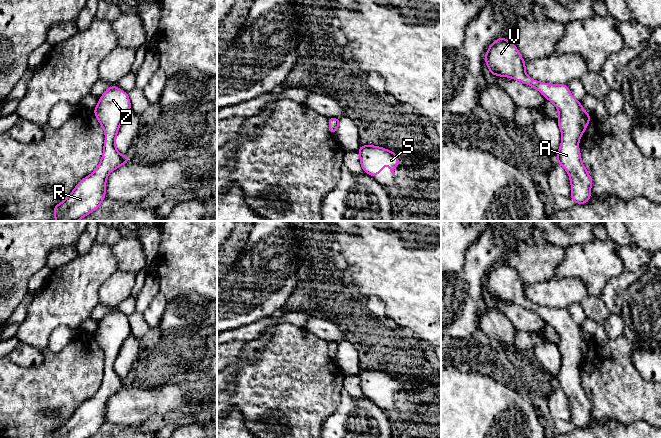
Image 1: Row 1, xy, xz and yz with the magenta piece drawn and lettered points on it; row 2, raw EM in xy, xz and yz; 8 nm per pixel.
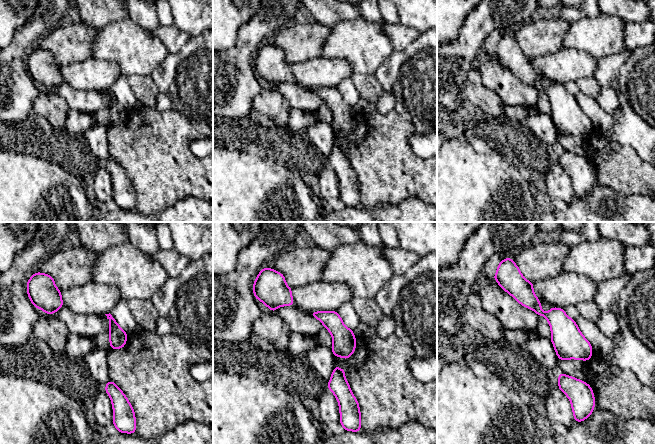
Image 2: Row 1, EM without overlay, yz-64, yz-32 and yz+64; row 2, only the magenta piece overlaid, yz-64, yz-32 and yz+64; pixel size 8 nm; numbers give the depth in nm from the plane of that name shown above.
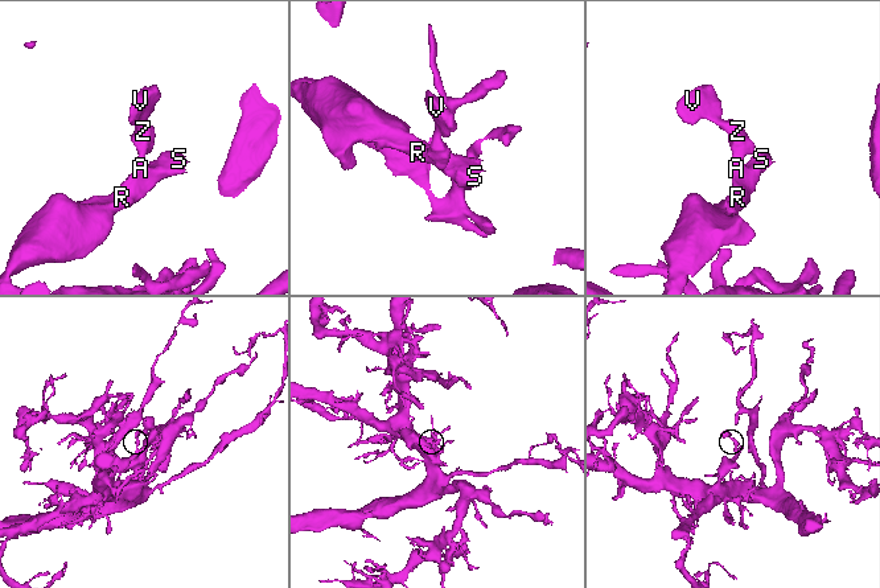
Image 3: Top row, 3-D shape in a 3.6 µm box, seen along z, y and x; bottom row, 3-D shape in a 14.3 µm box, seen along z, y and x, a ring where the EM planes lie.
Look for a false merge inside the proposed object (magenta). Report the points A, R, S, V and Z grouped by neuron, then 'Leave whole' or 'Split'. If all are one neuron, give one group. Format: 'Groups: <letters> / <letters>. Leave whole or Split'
Groups: A R S V Z. Leave whole

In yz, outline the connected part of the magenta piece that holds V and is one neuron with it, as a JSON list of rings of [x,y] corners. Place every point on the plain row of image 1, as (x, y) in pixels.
[[[503,260],[489,270],[484,283],[492,299],[509,301],[532,310],[555,329],[559,337],[557,346],[562,358],[562,365],[556,378],[557,387],[561,388],[569,399],[571,407],[571,423],[573,427],[586,428],[590,424],[593,405],[582,387],[578,369],[582,358],[589,348],[591,339],[584,335],[582,328],[573,321],[566,308],[553,309],[535,305],[529,301],[525,295],[526,285],[520,280],[518,272]]]

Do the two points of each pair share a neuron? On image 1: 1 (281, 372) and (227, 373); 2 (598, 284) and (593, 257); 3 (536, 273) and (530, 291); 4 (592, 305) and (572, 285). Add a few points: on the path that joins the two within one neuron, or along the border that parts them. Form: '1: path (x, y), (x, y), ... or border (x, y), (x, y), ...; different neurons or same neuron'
1: border (234, 364), (235, 388), (227, 393); different neurons
2: path (595, 277), (595, 264); same neuron
3: border (553, 277), (526, 285); different neurons
4: border (589, 295), (580, 302); different neurons

